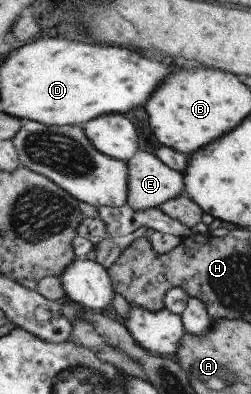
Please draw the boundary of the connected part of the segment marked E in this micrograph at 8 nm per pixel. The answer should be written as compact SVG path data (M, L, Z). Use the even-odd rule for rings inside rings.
M138 149L125 163L129 167L126 204L133 210L158 208L183 193L183 175L171 170L154 154Z

